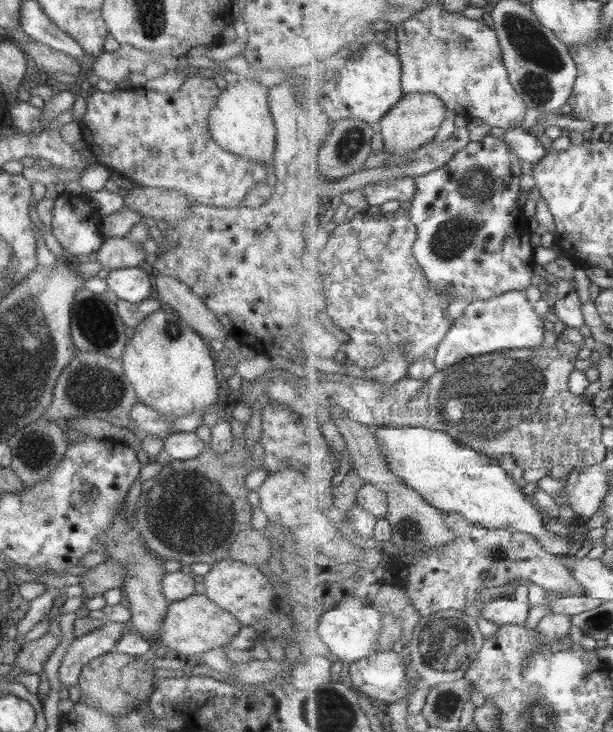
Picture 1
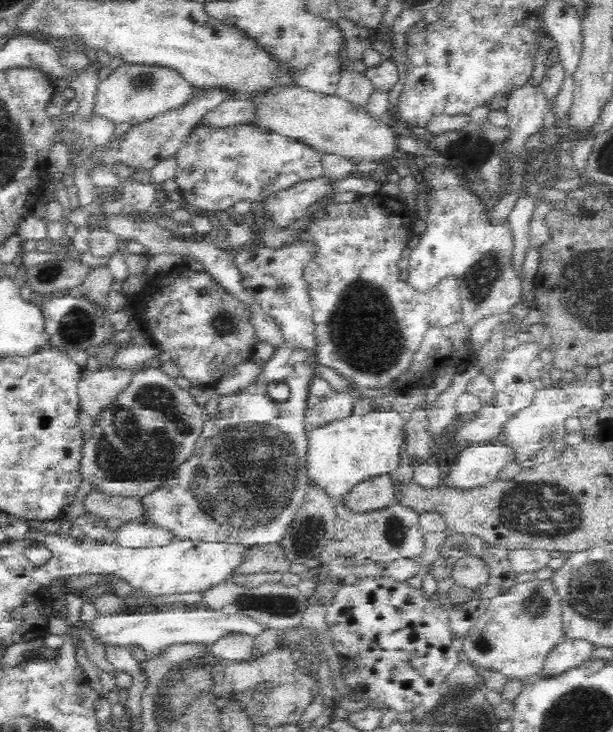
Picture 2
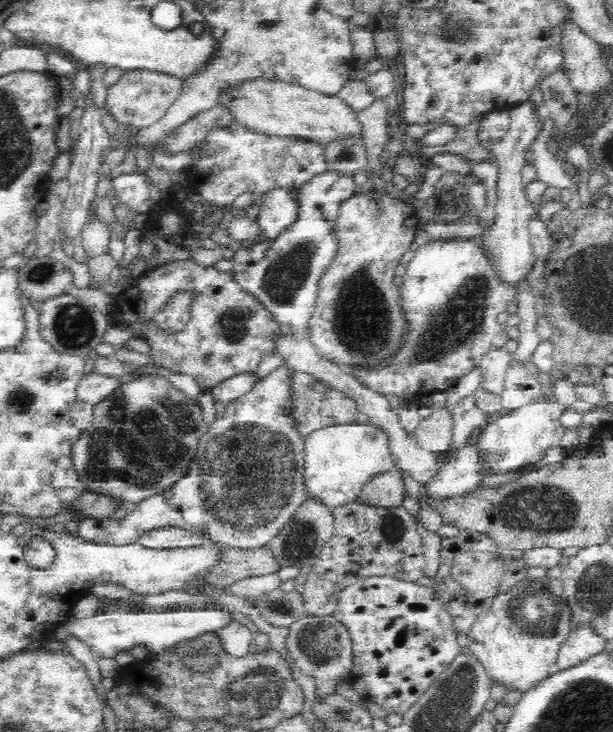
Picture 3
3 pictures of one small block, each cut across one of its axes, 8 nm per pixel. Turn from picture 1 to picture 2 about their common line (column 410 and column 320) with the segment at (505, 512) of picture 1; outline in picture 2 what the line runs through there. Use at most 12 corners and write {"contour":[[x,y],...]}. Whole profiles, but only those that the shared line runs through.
{"contour":[[376,405],[308,431],[333,500],[400,466],[405,414]]}

